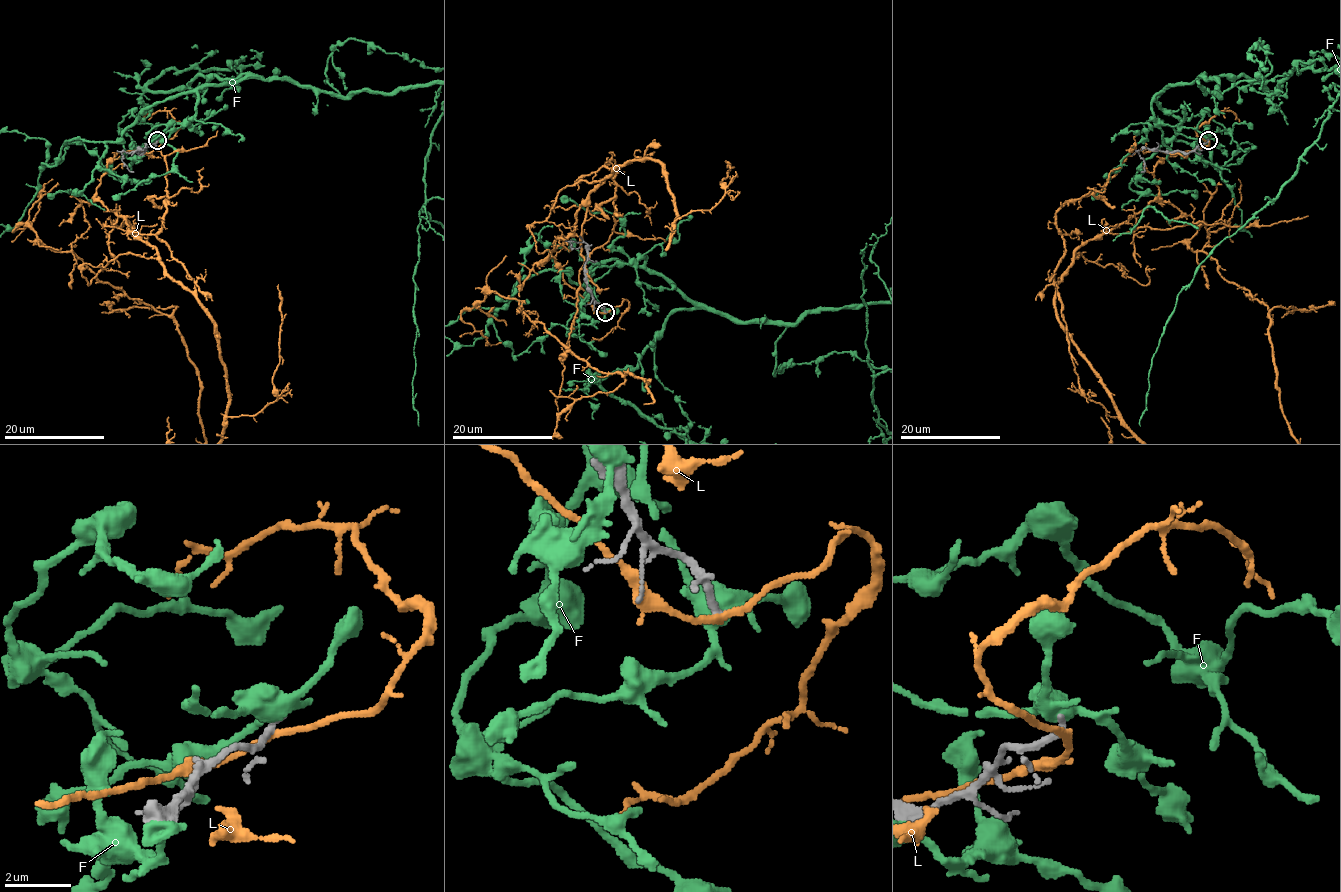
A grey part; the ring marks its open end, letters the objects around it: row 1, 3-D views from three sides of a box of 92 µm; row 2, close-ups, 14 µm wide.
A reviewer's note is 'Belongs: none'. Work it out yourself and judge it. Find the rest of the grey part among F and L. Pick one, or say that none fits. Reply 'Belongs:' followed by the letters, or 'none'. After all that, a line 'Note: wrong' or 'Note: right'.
Belongs: none
Note: right

